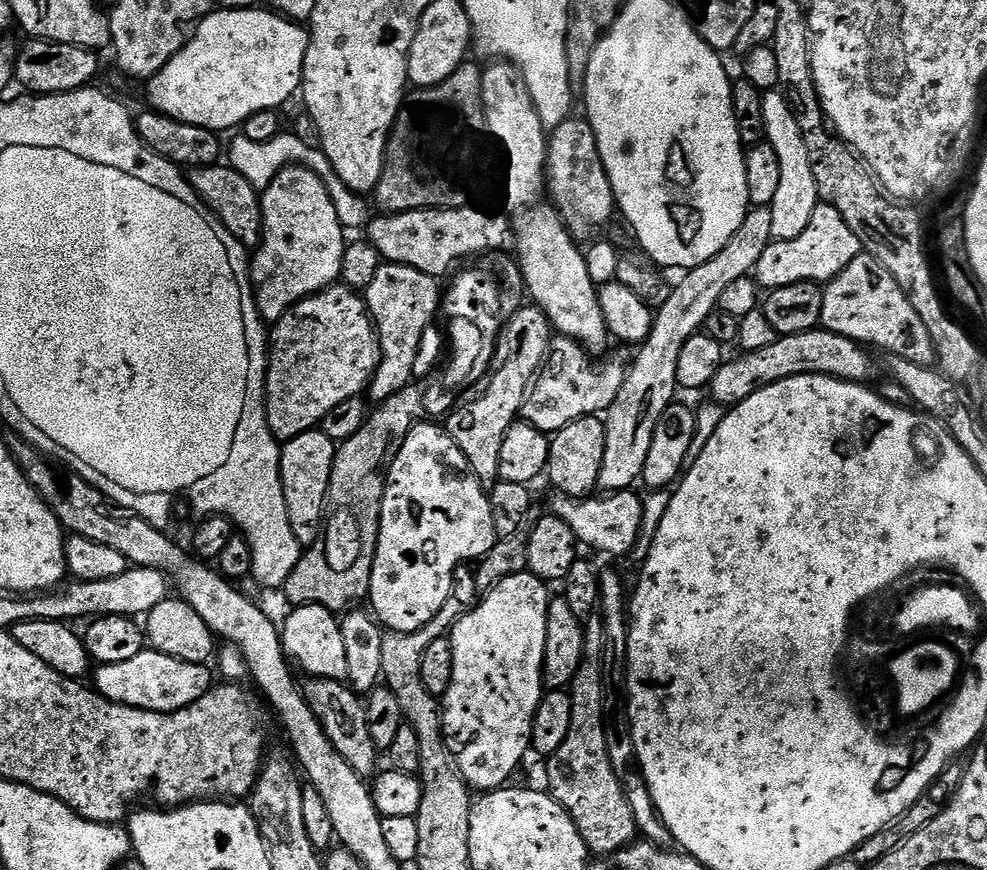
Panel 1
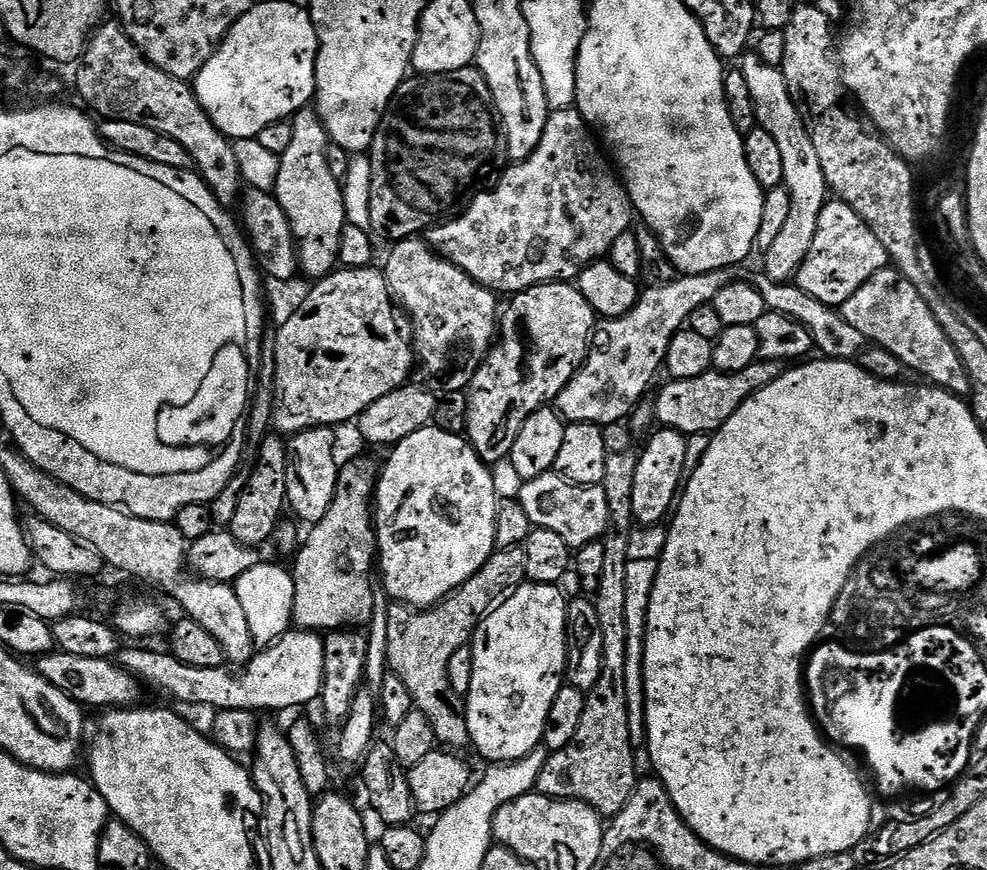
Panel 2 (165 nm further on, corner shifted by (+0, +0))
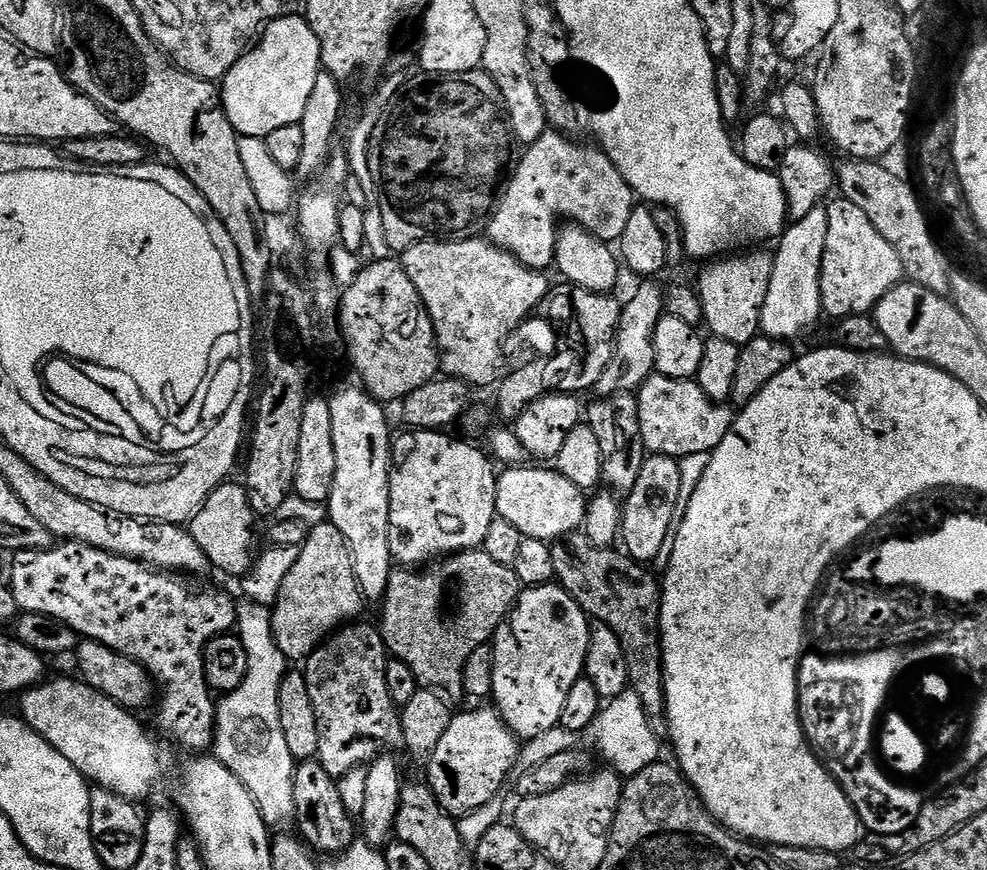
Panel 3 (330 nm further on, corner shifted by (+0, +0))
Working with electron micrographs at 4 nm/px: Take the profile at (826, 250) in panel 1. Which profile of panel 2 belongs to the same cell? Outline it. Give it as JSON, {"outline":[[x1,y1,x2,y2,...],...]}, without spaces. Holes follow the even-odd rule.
{"outline":[[832,198,825,203,822,214,818,214,818,230,814,230,814,242,810,242,810,252,796,271,794,283,806,294,818,298,818,302,826,302,826,306,840,308,858,290,858,286,866,286,874,274,889,267,886,246,878,242,874,230,846,206,846,202]]}

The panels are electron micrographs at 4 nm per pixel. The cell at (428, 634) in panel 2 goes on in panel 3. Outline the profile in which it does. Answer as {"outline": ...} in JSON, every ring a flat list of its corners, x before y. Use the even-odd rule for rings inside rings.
{"outline":[[483,550,458,552,423,570,393,571,378,627,389,653,414,670,421,688,460,698,466,658,495,637,521,591,515,567,494,562]]}

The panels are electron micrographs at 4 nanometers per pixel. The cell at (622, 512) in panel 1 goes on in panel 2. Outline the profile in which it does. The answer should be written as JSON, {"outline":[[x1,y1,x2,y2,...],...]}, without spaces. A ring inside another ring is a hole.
{"outline":[[553,470,533,480,525,480,519,487,520,505,530,517,533,528,554,530,554,534,560,535,573,550,603,541,610,522,610,502,606,502,606,490,601,485,572,484]]}

